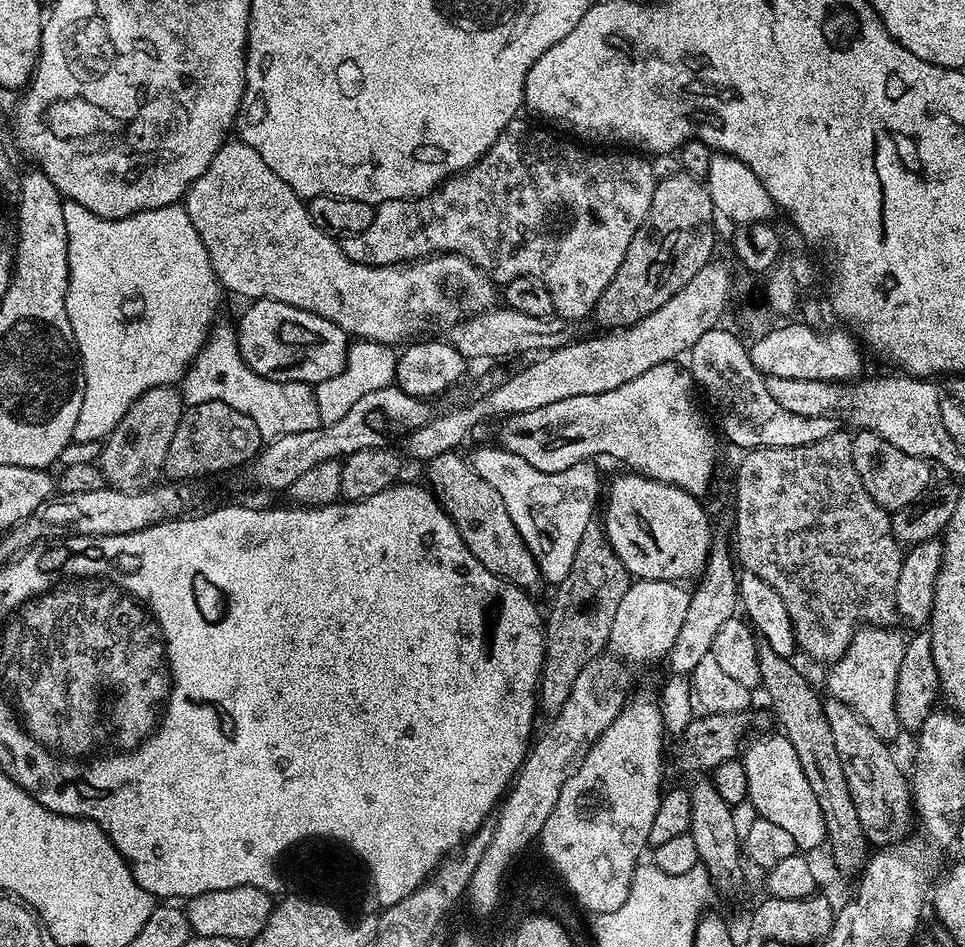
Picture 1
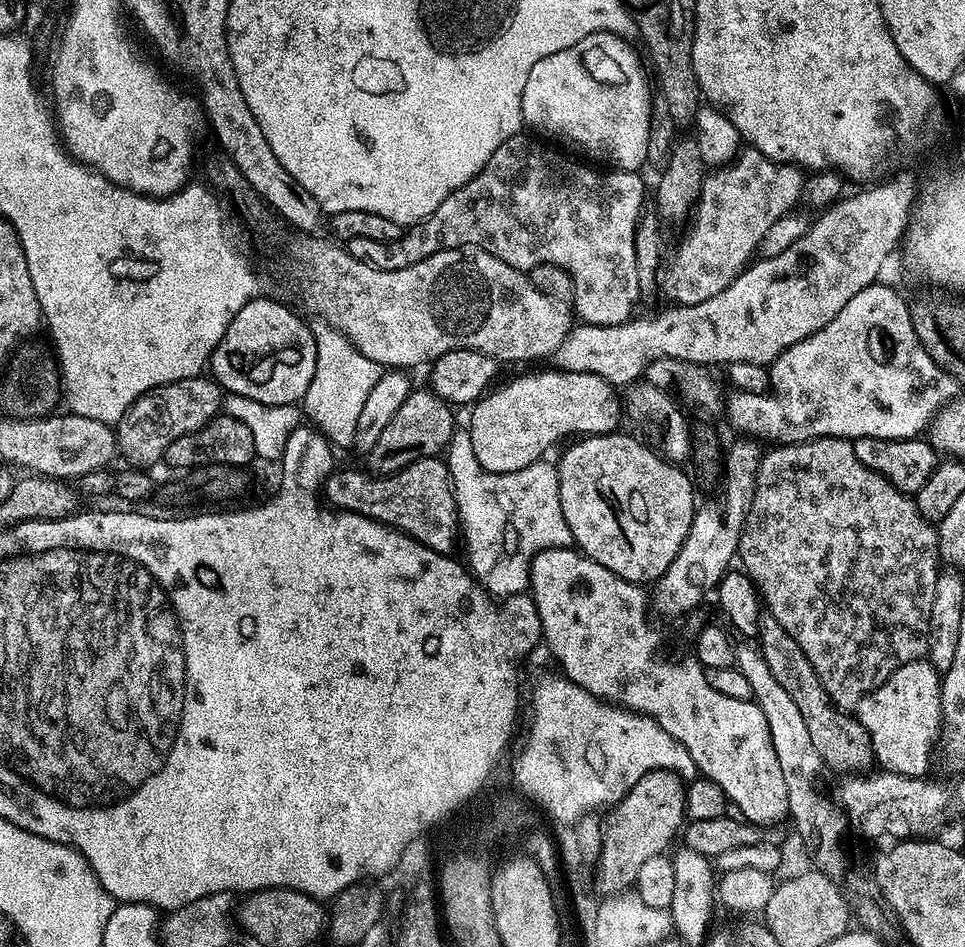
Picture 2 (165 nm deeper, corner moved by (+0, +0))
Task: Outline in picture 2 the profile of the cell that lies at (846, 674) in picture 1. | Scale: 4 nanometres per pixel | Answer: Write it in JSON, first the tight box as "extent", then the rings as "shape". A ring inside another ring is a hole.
{"extent":[855,659,941,778],"shape":[[[927,659],[911,660],[889,672],[855,705],[855,715],[868,732],[871,755],[881,769],[913,778],[927,773],[928,760],[920,747],[928,740],[928,723],[940,720],[941,679],[941,673]]]}

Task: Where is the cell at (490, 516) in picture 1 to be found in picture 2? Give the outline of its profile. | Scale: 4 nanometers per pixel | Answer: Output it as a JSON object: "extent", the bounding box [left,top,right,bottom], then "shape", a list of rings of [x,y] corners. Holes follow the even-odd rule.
{"extent":[322,456,458,554],"shape":[[[440,456],[416,460],[397,472],[364,472],[356,468],[344,468],[334,473],[329,480],[327,477],[322,484],[323,499],[325,496],[333,509],[357,512],[383,524],[391,524],[436,552],[448,554],[453,551],[452,543],[458,540],[456,499],[452,493],[452,479],[448,477],[448,465]]]}

